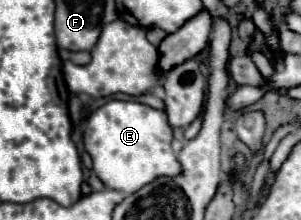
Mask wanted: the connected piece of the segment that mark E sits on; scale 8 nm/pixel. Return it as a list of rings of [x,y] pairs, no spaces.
[[[109,100],[87,118],[85,150],[93,158],[93,172],[107,188],[137,192],[157,176],[177,176],[181,166],[171,150],[171,126],[163,110],[143,106],[133,100]]]

